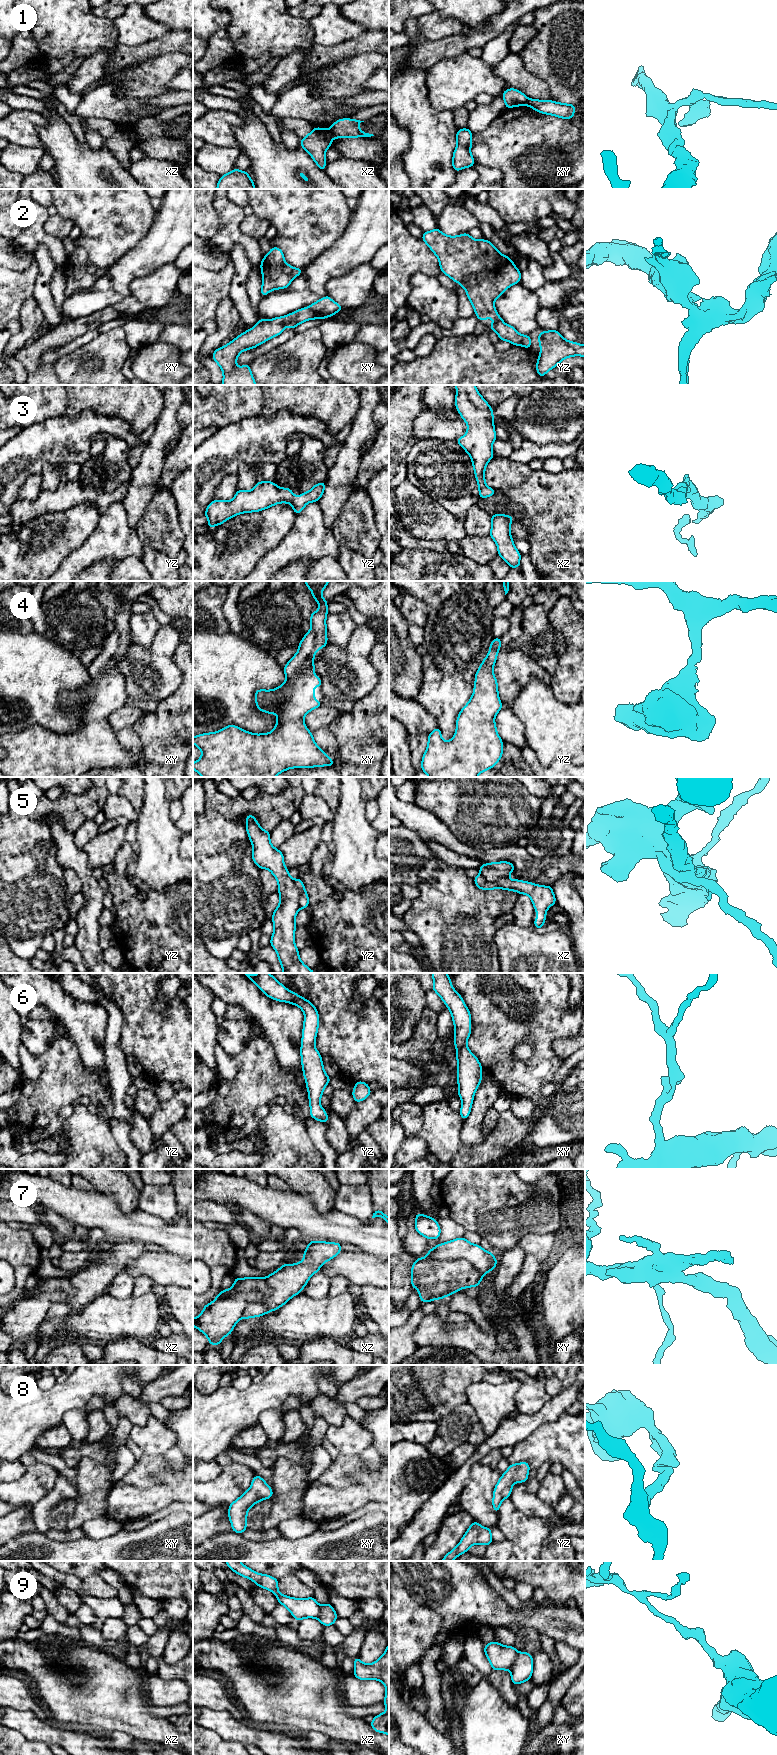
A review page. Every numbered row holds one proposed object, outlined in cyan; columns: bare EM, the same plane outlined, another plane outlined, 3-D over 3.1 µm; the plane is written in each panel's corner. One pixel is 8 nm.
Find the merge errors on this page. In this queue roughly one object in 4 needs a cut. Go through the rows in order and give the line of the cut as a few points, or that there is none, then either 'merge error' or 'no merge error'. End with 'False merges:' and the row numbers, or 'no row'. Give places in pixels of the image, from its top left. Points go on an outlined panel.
1: cut in xz along (329, 130), (333, 137); merge error
2: no cut; no merge error
3: no cut; no merge error
4: no cut; no merge error
5: cut in yz along (293, 880), (299, 892), (300, 907); merge error
6: no cut; no merge error
7: cut in xz along (271, 1288), (271, 1291), (266, 1295), (246, 1291), (215, 1300); merge error
8: no cut; no merge error
9: cut in xy along (517, 1652), (514, 1663), (508, 1669); merge error
False merges: 1, 5, 7, 9

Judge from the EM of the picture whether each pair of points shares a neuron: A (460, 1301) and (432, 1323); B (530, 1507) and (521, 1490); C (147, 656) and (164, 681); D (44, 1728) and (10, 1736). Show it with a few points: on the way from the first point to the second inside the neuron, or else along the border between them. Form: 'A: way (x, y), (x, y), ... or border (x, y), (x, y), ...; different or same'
A: border (453, 1310), (466, 1313), (474, 1321); different
B: way (527, 1503), (521, 1497), (521, 1494); same
C: way (151, 662), (161, 675); same
D: border (10, 1727), (19, 1731), (30, 1740), (42, 1742); different

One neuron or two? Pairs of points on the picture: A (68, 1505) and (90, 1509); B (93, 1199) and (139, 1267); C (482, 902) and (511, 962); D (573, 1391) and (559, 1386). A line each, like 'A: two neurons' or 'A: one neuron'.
A: two neurons
B: two neurons
C: two neurons
D: two neurons

